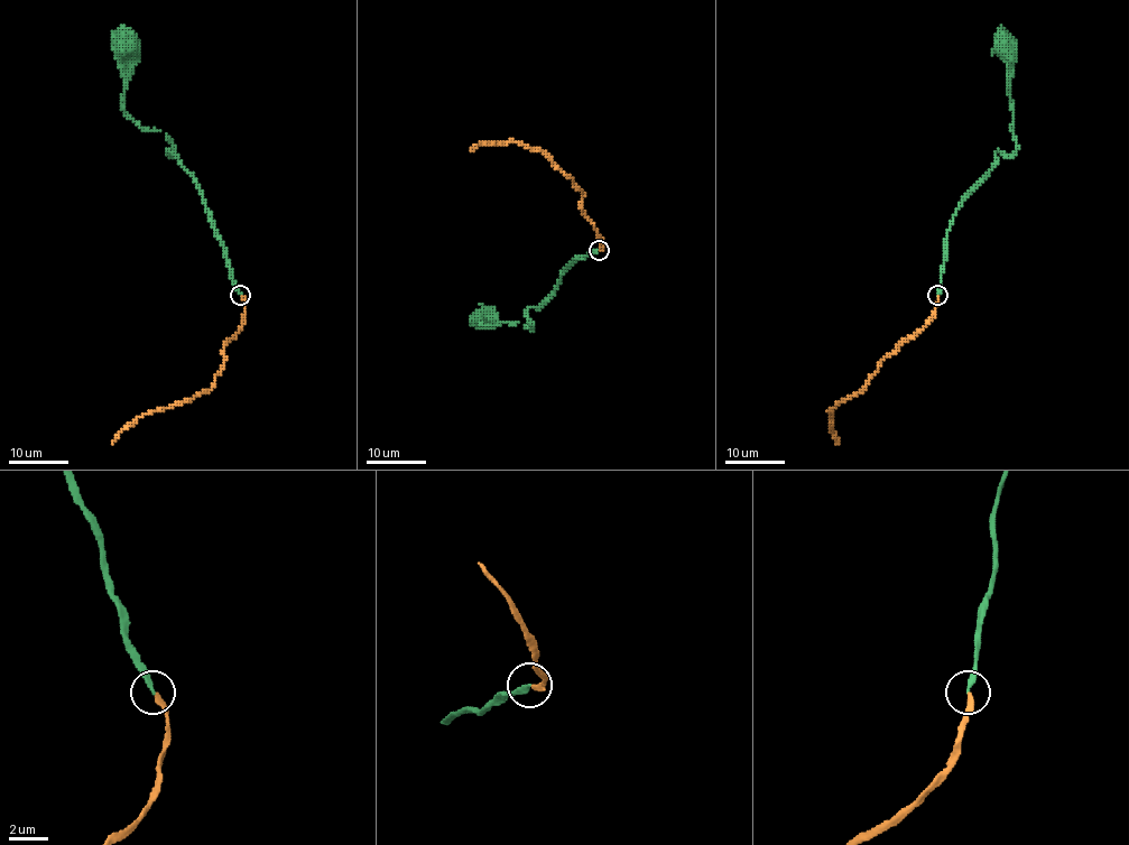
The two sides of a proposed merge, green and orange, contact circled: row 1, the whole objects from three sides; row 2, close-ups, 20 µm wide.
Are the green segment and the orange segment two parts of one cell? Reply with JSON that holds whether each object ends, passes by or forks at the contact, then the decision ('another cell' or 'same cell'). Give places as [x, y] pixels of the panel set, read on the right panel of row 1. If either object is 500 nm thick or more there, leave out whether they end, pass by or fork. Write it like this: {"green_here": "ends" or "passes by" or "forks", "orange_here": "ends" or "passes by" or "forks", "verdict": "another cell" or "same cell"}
{"green_here": "ends", "orange_here": "ends", "verdict": "another cell"}

